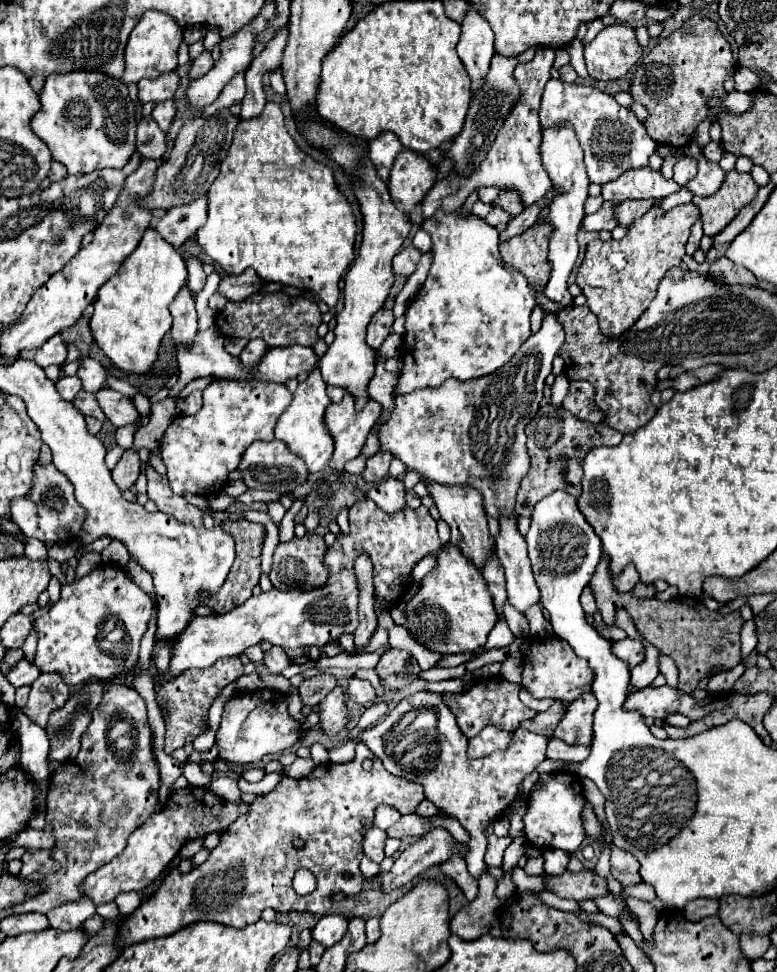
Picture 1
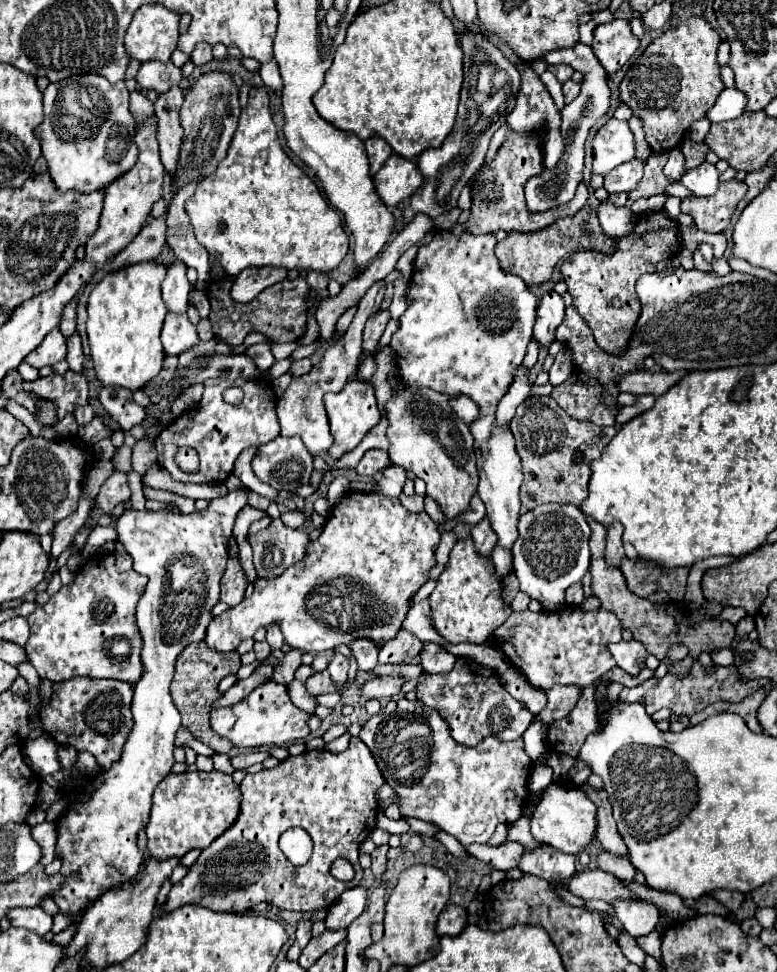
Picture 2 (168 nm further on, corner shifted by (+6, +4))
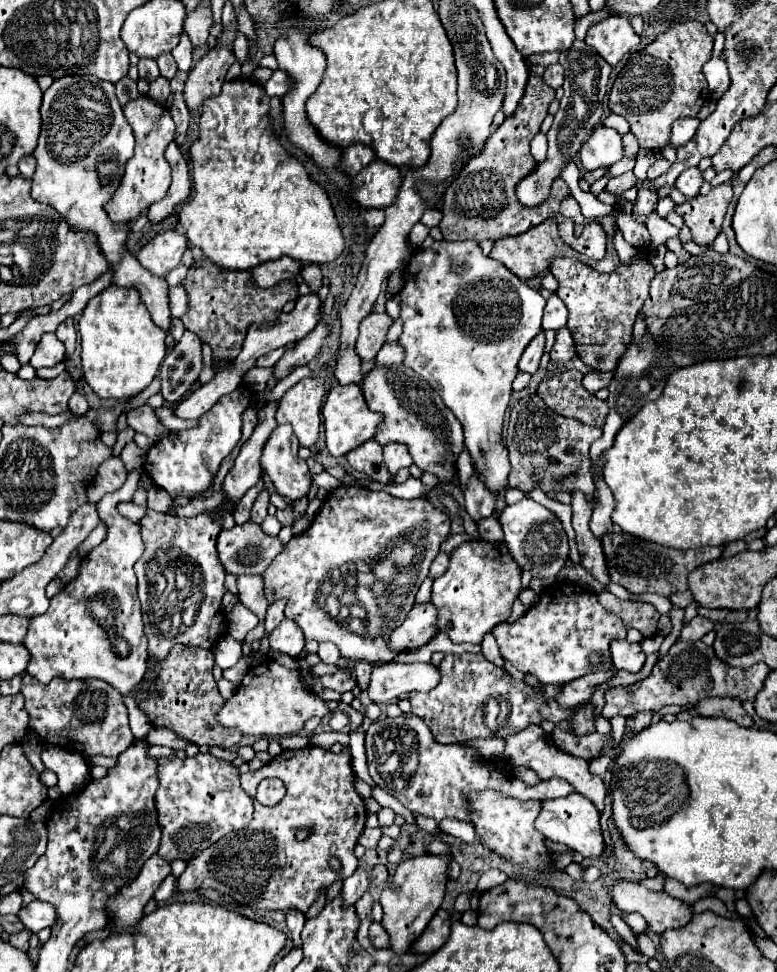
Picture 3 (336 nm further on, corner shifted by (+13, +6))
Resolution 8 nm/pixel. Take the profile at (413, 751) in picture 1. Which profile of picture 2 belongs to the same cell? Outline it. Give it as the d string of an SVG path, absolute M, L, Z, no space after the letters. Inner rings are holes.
M400 698L392 714L372 716L358 738L370 748L386 784L396 790L402 816L434 822L458 838L462 846L488 844L500 822L512 824L520 818L530 770L522 738L502 742L490 736L474 748L462 746L454 742L448 722L442 720L438 710L408 698ZM402 714L416 714L422 718L422 724L416 722L412 728L412 724L404 722L406 726L402 728Z

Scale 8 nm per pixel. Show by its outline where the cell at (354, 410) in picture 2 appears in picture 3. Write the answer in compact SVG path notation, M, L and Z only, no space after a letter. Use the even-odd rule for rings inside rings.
M337 384L331 388L323 408L323 418L325 418L325 442L331 456L345 456L363 442L371 440L377 432L377 426L383 422L383 414L371 412L367 408L367 402L363 400L363 392L355 384L349 386Z

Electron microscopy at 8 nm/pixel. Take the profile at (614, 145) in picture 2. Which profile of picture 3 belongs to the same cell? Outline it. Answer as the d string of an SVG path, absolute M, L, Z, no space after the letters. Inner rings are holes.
M597 126L589 140L581 146L581 162L585 170L611 166L623 158L623 142L617 130Z

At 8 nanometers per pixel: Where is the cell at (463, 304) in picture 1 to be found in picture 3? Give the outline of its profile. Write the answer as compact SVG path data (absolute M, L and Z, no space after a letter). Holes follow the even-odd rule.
M435 242L429 250L417 250L415 256L411 258L407 270L405 270L405 284L401 288L401 320L403 320L403 334L399 336L399 344L405 348L405 364L409 368L413 368L419 376L423 376L431 388L441 396L441 400L445 402L445 406L457 416L457 420L463 424L465 430L465 446L471 450L471 460L475 464L475 468L479 468L483 482L491 488L491 492L499 492L505 488L507 484L507 474L509 474L509 458L507 458L507 450L501 446L501 428L503 428L503 414L507 410L509 398L511 398L511 384L517 376L517 362L523 354L523 350L527 348L527 344L541 332L541 318L543 318L543 308L545 308L545 298L529 288L523 280L519 280L513 272L509 272L503 264L499 264L497 260L483 256L479 244L471 244L467 242Z

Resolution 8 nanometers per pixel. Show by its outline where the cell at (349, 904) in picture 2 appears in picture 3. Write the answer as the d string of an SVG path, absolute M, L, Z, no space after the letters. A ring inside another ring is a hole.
M361 864L352 876L343 880L343 890L341 890L343 902L345 904L355 904L357 898L369 888L369 884L371 884L369 882L369 866Z

